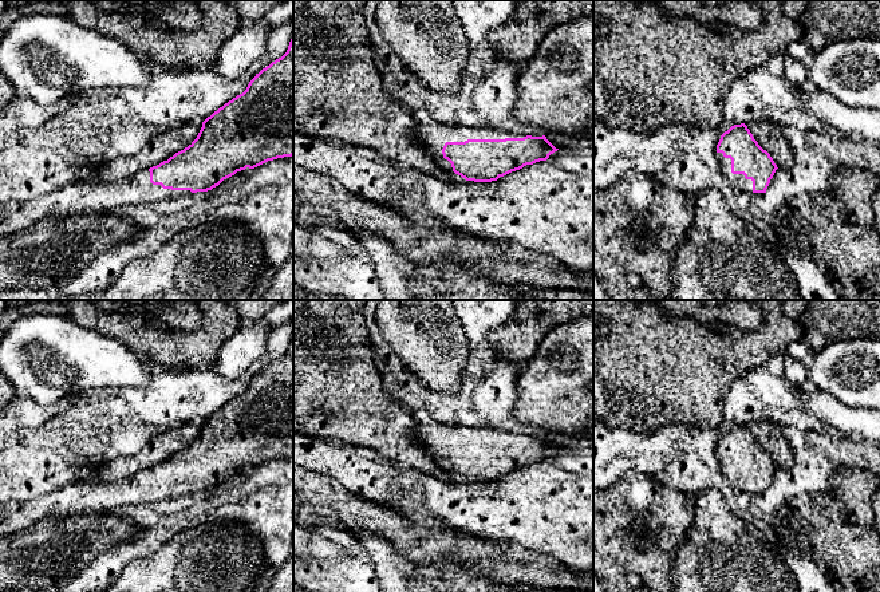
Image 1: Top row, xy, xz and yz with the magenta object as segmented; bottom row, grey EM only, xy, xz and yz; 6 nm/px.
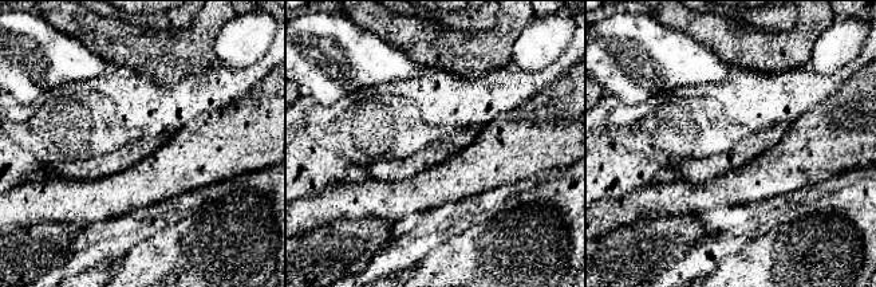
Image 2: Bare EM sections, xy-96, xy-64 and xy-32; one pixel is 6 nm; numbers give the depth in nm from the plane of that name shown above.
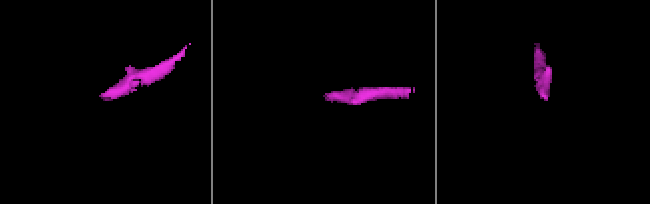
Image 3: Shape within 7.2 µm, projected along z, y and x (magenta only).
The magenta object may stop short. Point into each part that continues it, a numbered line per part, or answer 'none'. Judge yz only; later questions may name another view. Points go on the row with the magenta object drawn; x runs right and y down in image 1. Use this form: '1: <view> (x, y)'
1: yz (738, 182)

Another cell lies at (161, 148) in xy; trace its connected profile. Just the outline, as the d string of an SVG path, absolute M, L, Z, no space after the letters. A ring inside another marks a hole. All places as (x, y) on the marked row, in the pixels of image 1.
M192 121L178 129L154 135L138 153L96 165L96 179L115 182L167 161L197 138L204 121Z

